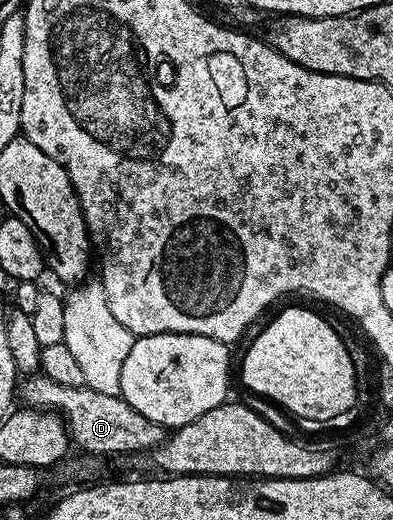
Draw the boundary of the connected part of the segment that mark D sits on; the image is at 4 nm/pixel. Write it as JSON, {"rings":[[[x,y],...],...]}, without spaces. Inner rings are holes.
{"rings":[[[43,375],[25,376],[18,389],[19,396],[24,397],[23,404],[34,409],[55,411],[64,418],[71,440],[77,450],[88,455],[105,455],[104,453],[144,453],[153,451],[166,438],[165,426],[146,419],[142,411],[134,411],[123,397],[106,395],[102,391],[87,387],[64,387],[54,383],[54,379]]]}

